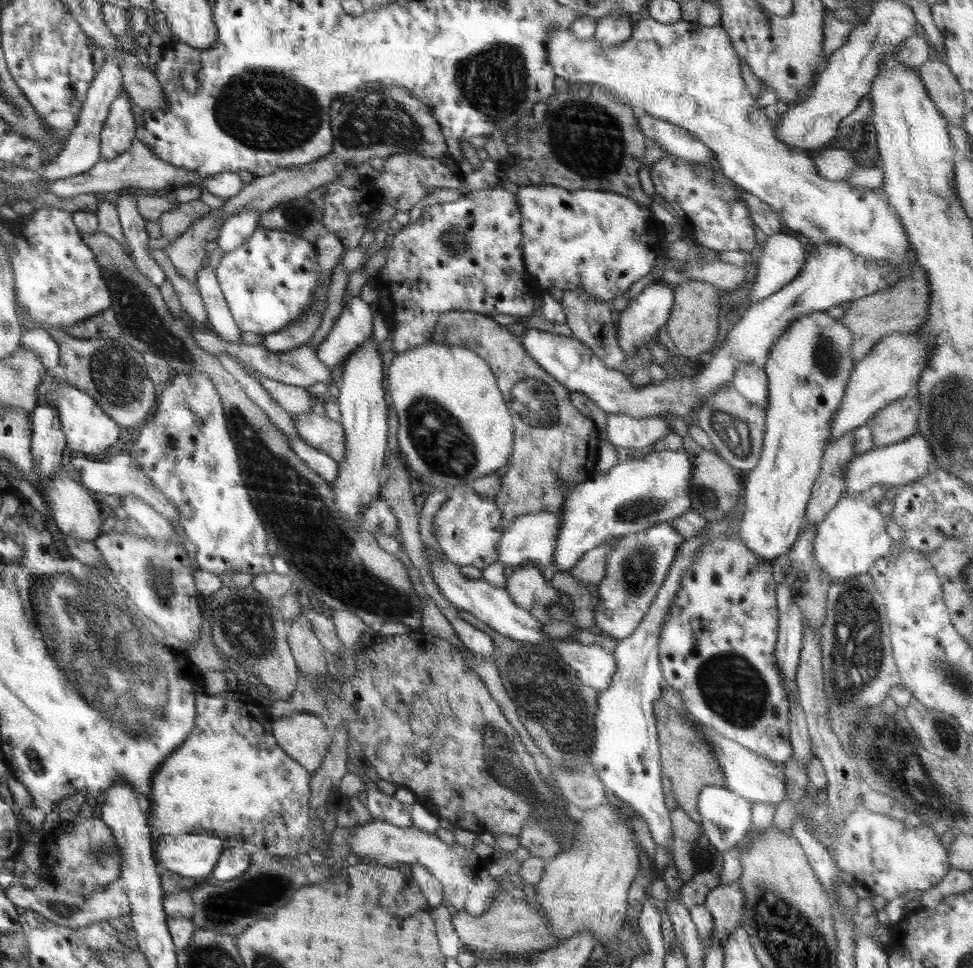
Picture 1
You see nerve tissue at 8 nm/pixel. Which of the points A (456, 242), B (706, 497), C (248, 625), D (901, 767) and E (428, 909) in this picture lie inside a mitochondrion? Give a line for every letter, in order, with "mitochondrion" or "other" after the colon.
A: mitochondrion
B: mitochondrion
C: mitochondrion
D: mitochondrion
E: other

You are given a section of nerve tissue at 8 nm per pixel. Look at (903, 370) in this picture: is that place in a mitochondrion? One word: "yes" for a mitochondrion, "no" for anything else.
no

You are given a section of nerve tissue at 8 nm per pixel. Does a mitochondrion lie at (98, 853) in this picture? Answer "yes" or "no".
yes

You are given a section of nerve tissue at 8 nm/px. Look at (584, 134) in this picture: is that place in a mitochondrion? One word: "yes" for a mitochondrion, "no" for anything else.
yes

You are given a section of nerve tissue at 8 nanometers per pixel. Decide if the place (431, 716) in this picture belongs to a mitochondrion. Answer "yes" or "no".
no

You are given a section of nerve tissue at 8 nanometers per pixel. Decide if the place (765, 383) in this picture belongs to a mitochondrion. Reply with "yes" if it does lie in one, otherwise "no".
no

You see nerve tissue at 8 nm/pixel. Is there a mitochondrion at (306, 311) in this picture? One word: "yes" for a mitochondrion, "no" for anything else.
no

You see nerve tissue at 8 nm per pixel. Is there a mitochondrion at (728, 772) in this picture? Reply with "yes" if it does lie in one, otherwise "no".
no

